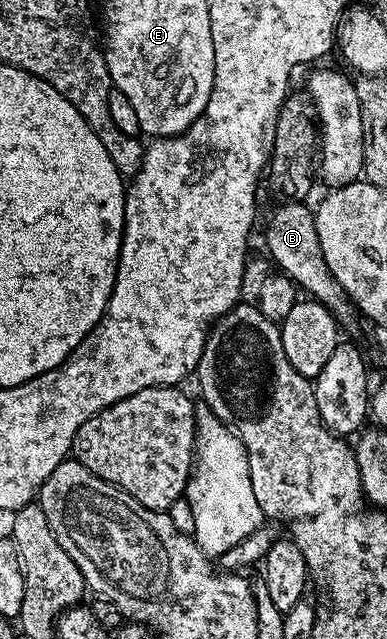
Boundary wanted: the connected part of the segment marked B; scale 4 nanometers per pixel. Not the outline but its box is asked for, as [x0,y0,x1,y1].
[266,200,356,324]

